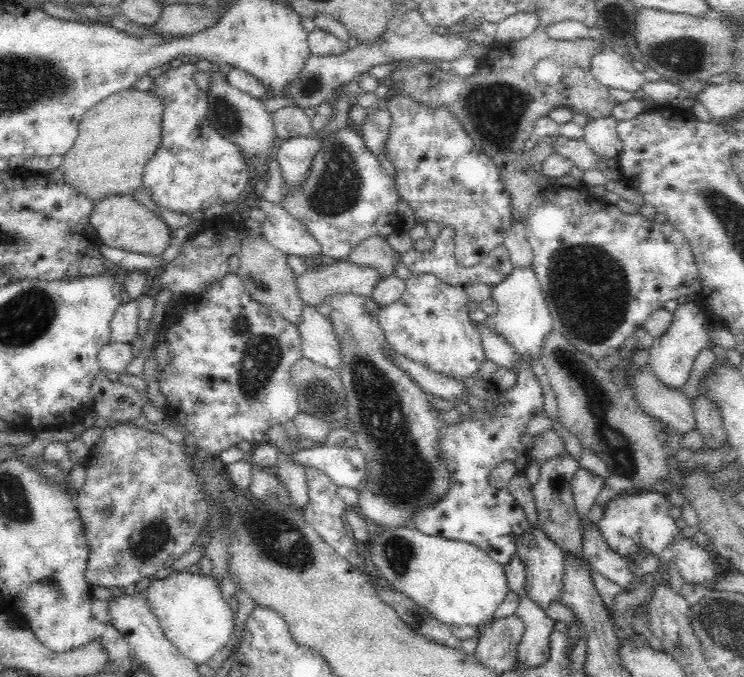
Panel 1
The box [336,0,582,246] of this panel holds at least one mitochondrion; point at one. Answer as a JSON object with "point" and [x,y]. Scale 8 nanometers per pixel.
{"point":[496,110]}

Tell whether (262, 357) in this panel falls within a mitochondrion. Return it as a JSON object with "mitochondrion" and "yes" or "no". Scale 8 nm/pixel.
{"mitochondrion":"yes"}

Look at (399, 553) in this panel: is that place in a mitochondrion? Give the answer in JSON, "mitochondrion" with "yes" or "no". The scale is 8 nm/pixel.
{"mitochondrion":"yes"}

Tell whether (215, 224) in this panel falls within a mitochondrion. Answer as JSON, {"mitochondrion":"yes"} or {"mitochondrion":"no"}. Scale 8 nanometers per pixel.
{"mitochondrion":"no"}

